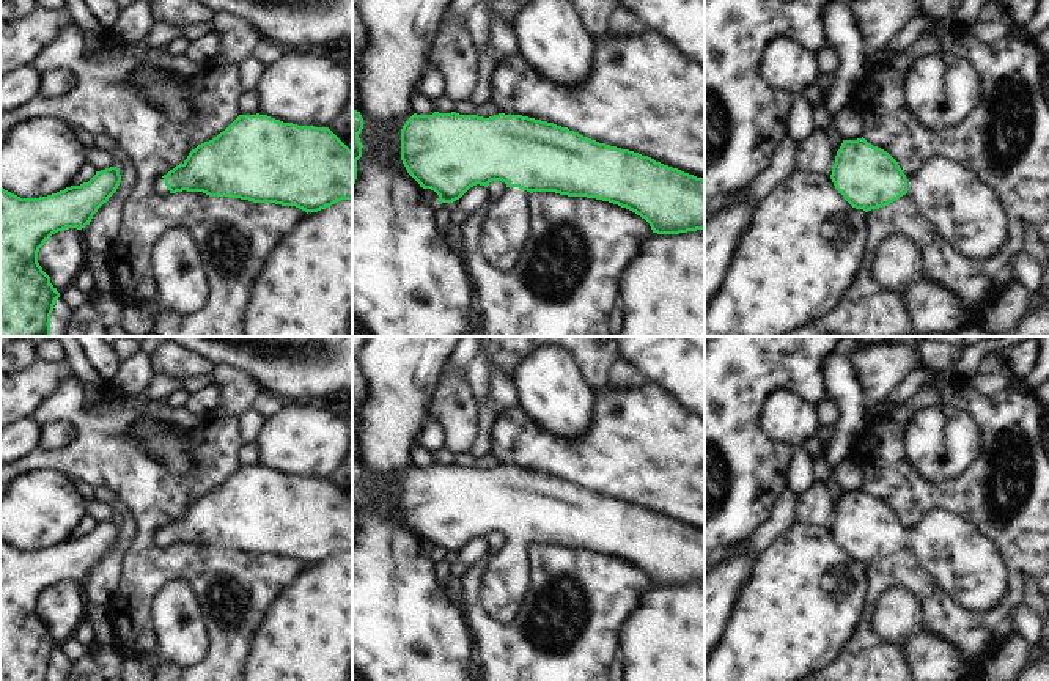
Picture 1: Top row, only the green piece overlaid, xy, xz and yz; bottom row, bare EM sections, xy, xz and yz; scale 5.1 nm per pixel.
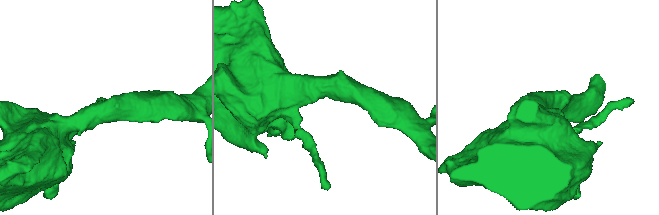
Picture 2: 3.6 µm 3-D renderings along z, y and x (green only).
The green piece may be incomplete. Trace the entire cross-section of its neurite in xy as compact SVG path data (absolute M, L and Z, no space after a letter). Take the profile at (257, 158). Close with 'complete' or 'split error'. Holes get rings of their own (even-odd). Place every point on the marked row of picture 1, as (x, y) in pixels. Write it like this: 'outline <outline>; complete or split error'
outline M239 115L223 132L192 149L187 159L164 175L154 189L167 197L176 192L203 192L253 203L275 203L318 212L341 200L352 200L352 151L329 129L283 123L267 115Z; split error

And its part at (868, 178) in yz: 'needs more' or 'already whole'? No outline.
needs more

